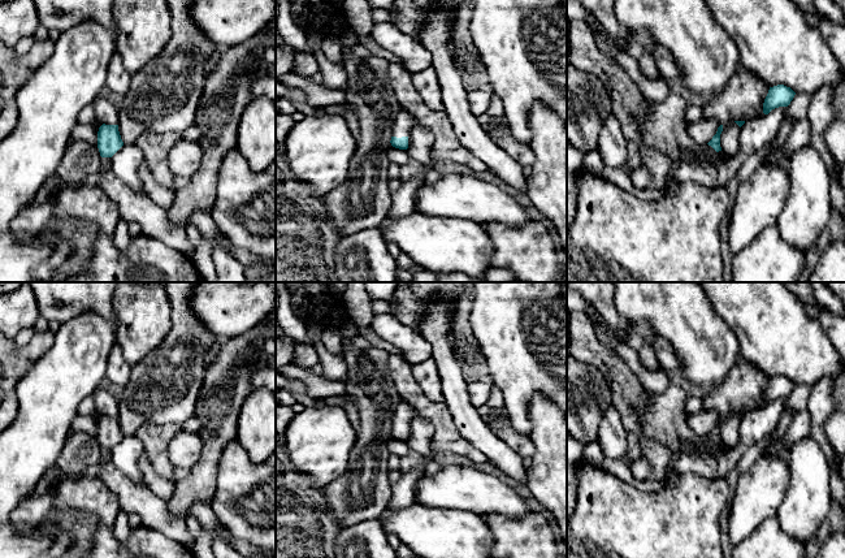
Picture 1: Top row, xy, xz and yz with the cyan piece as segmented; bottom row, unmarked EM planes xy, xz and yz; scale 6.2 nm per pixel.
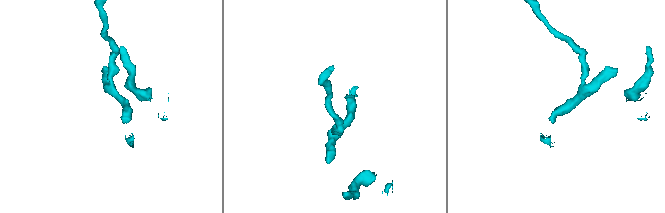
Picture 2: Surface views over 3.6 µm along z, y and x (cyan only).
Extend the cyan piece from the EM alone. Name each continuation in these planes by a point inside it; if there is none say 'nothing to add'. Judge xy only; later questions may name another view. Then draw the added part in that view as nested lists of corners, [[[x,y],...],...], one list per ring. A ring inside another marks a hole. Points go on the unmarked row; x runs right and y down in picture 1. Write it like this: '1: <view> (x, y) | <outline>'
nothing to add

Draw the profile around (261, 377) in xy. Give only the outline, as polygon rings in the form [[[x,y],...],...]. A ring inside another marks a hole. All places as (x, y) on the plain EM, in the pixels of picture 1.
[[[276,367],[256,368],[250,375],[254,388],[265,388],[276,398]]]

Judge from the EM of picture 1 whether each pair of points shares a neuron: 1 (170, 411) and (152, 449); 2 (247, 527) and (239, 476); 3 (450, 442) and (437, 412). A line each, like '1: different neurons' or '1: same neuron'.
1: different neurons
2: same neuron
3: same neuron

